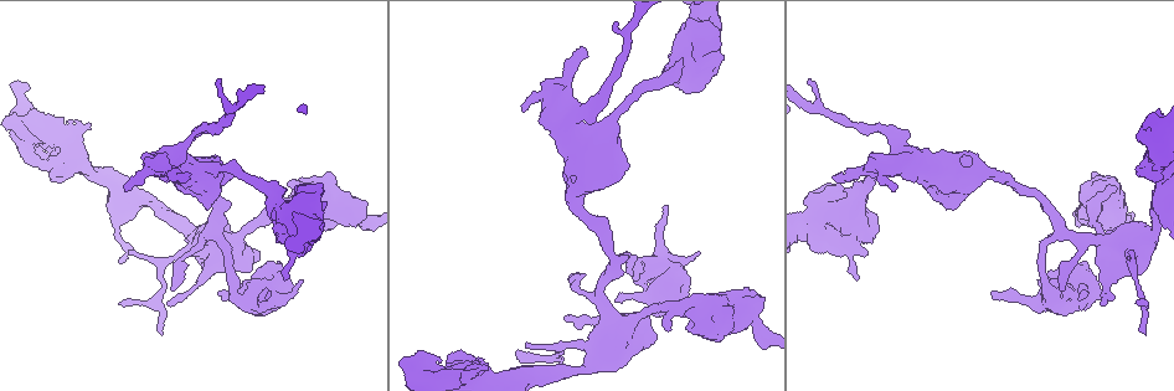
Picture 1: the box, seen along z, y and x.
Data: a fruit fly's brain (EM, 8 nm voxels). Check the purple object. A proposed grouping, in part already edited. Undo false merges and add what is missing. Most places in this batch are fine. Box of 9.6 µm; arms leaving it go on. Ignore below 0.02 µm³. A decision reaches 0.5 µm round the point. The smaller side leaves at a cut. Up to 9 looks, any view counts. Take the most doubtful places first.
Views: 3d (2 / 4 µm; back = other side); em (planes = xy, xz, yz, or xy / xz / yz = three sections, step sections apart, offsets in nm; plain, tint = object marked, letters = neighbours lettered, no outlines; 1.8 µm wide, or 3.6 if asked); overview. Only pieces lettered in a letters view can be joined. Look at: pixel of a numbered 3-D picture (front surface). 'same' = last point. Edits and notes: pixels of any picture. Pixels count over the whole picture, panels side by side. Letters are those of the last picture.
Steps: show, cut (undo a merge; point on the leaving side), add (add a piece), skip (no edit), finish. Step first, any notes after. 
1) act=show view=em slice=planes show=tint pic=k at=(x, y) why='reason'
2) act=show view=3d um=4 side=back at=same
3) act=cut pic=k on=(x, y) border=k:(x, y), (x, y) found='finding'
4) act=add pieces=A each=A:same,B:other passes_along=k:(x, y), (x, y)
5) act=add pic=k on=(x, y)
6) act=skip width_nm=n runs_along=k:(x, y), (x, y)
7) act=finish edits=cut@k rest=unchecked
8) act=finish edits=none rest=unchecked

act=show view=em slice=planes show=letters pic=1 at=(565, 320) why='branch stops here'

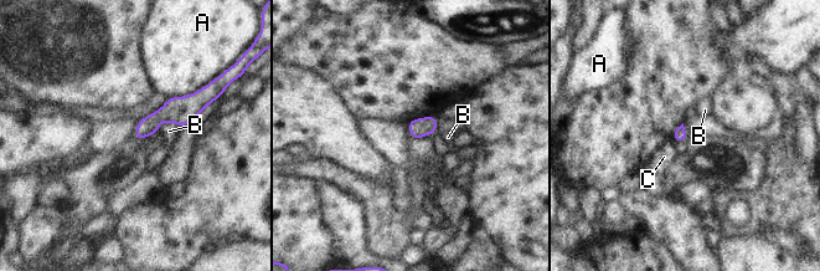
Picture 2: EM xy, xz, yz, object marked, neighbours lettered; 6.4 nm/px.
act=skip each=A:other,B:other,C:other border=2:(433, 116), (437, 122), (437, 132) found='no lettered piece goes on from it'

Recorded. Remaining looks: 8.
act=show view=em slice=planes show=plain pic=1 at=(667, 329) why='branch stops here'

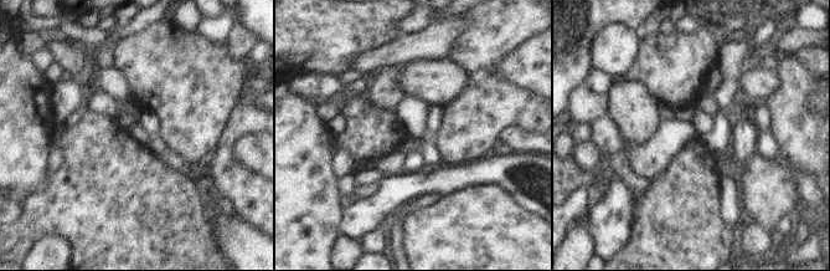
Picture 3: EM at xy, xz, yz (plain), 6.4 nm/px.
act=show view=em slice=planes show=letters at=same why='what lies round it'

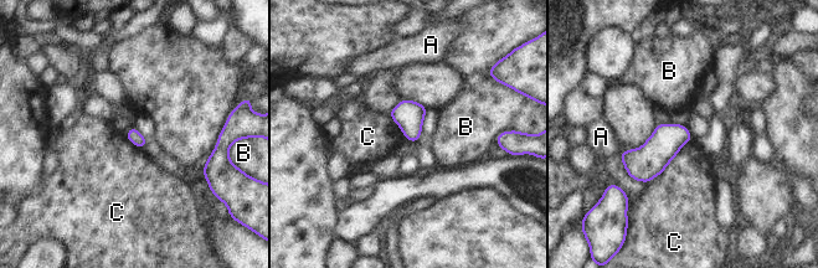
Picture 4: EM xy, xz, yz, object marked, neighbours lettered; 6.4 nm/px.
act=skip each=A:other,B:other,C:other found='no lettered piece goes on from it'

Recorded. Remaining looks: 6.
act=show view=em slice=planes show=letters pic=1 at=(585, 54) why='free end'

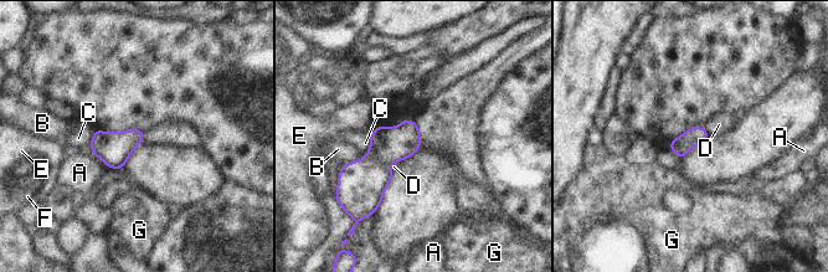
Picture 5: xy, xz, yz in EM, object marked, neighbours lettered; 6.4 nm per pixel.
act=skip each=A:other,B:other,C:other,D:other,E:other,F:other,G:other border=5:(404, 159), (394, 162), (390, 169) found='none of them fits'

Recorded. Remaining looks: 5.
act=show view=3d um=4 pic=1 at=(286, 277) why='free end'

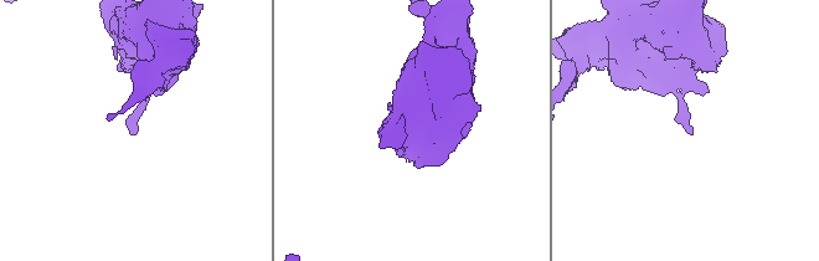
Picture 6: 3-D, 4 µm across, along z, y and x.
act=show view=em slice=planes show=letters pic=6 at=(691, 134) why='shape alone is not enough'

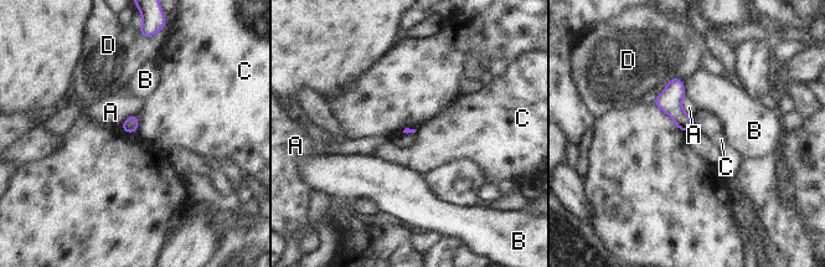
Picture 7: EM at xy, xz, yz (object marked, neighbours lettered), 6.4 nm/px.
act=skip each=A:other,B:other,C:other,D:other border=7:(137, 113), (138, 132) found='none of them fits'

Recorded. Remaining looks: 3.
act=finish edits=none rest=unchecked

